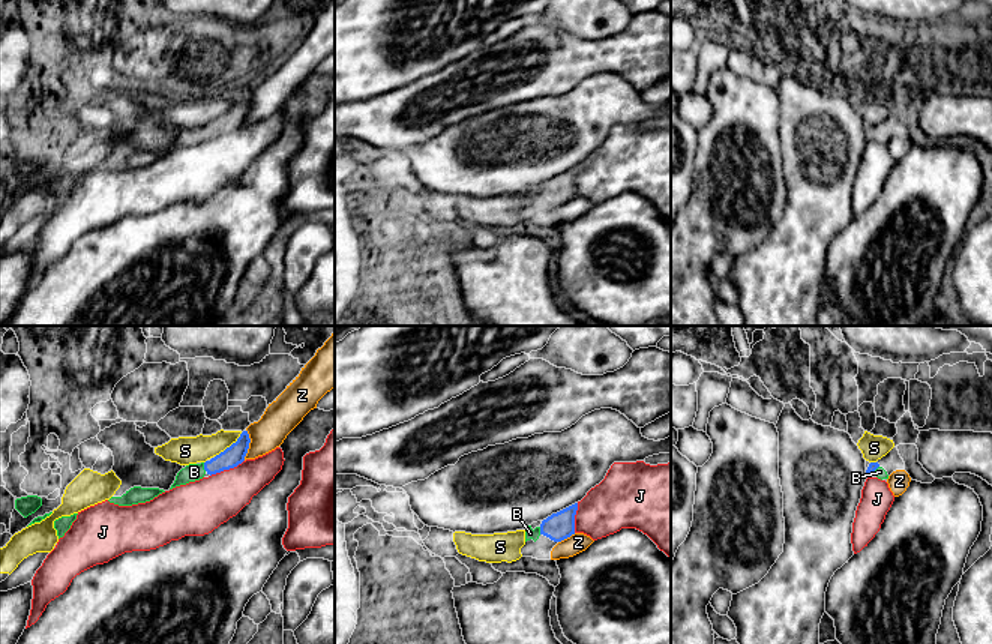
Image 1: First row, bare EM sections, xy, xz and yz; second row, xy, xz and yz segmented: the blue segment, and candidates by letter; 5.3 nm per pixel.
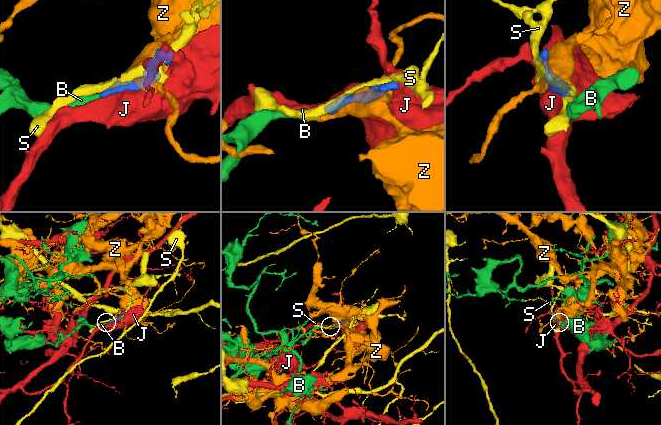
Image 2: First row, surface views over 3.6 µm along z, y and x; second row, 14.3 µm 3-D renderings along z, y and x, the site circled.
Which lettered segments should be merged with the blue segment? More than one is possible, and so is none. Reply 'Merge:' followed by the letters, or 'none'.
Merge: B

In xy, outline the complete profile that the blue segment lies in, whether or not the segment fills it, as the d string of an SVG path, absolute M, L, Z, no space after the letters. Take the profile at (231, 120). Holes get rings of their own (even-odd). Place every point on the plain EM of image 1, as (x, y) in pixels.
M243 95L236 107L233 107L230 111L227 111L224 116L221 116L210 125L201 128L189 128L185 132L182 132L177 137L176 144L170 153L180 149L186 149L189 146L200 144L204 141L206 137L212 140L224 134L237 131L245 125L249 107L251 107L249 98L248 95Z

